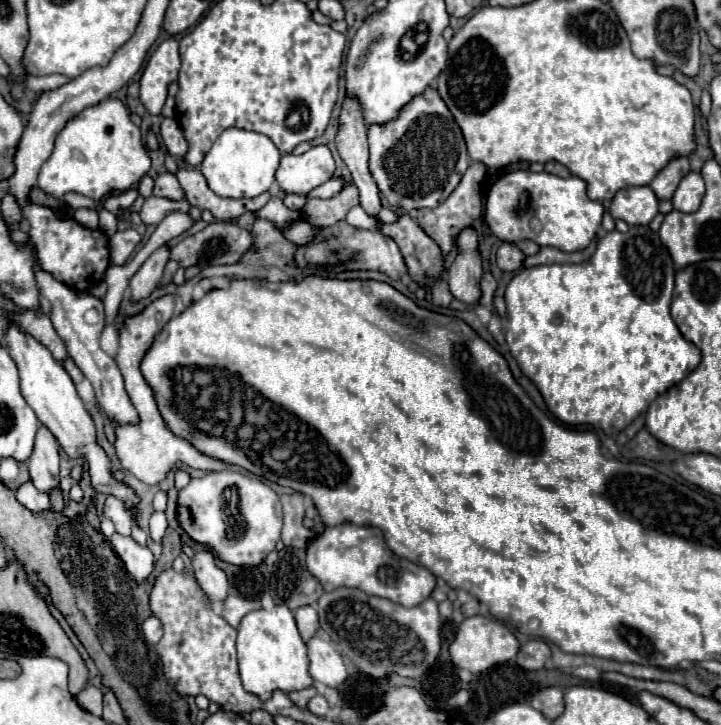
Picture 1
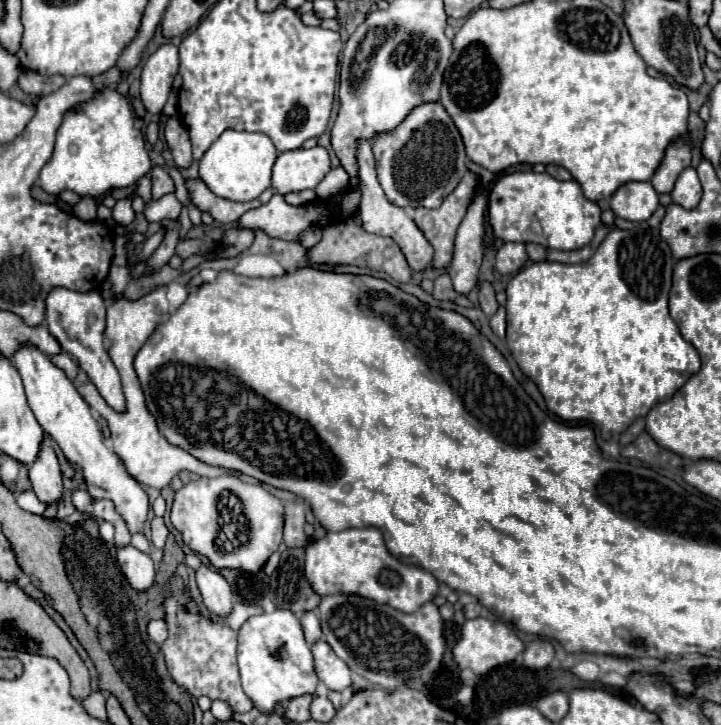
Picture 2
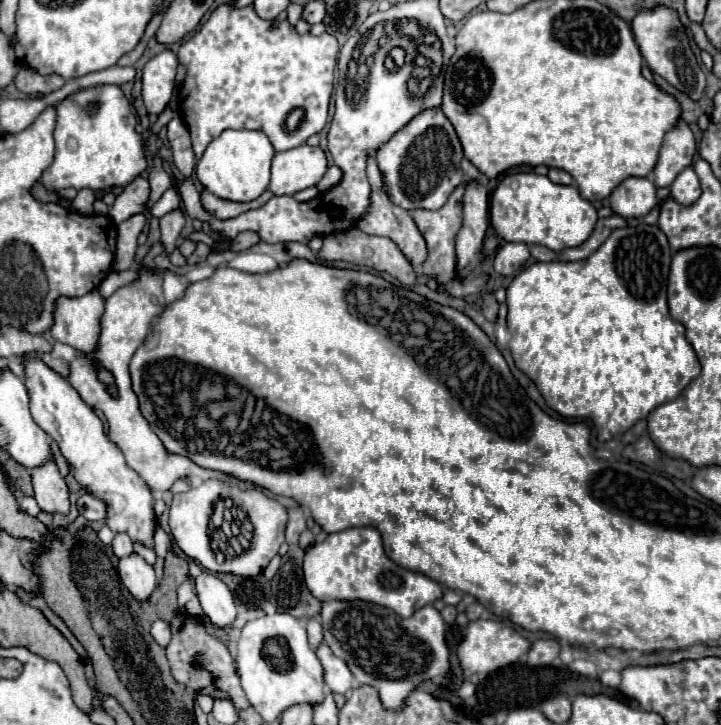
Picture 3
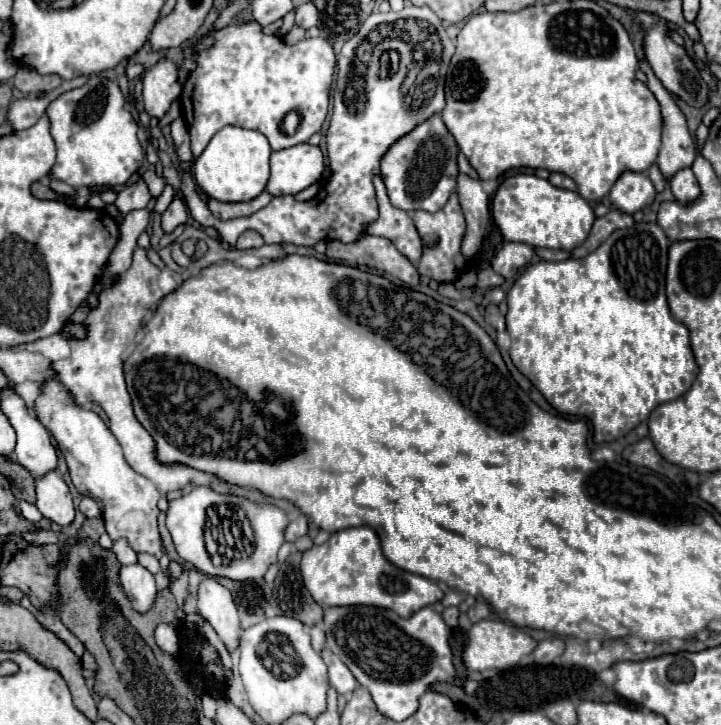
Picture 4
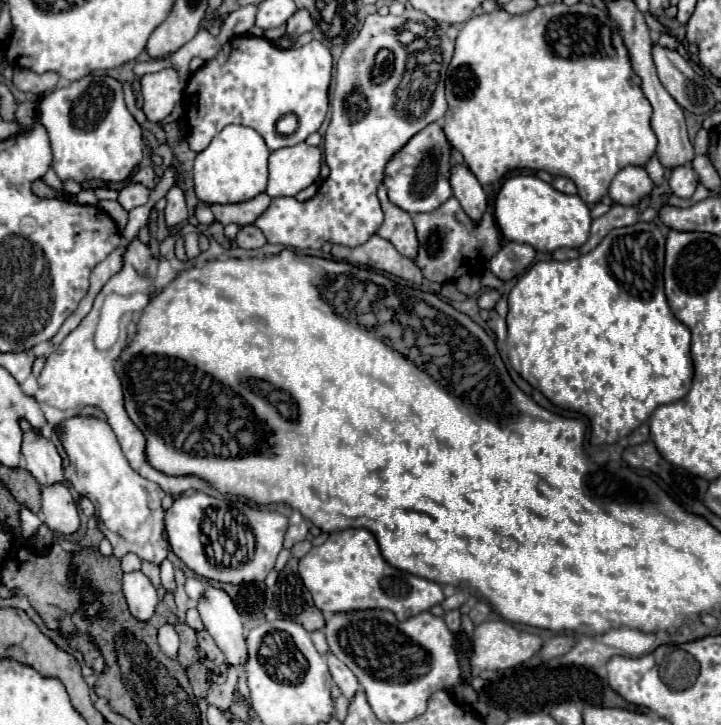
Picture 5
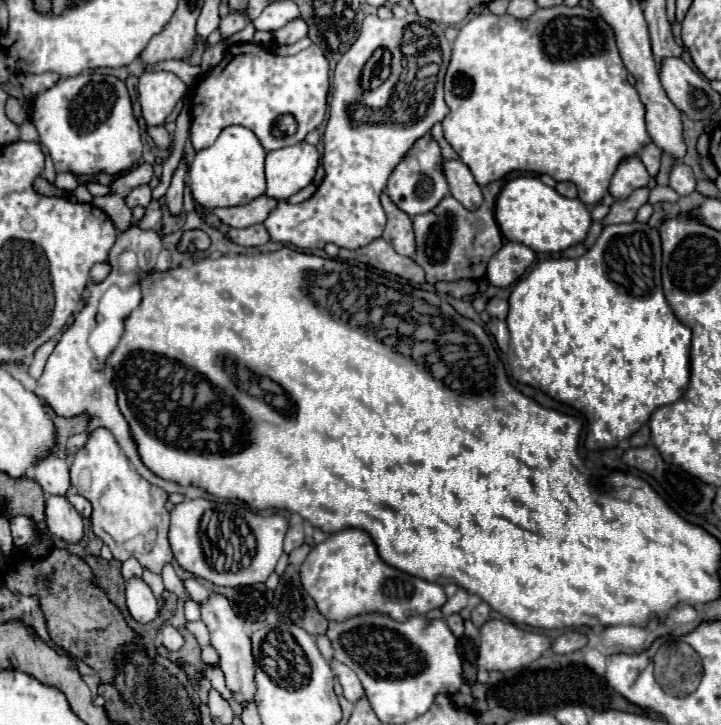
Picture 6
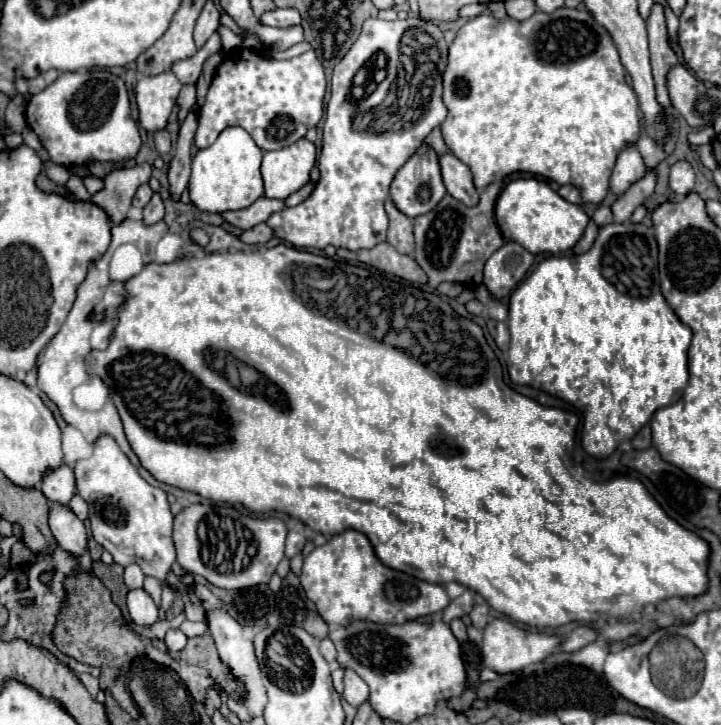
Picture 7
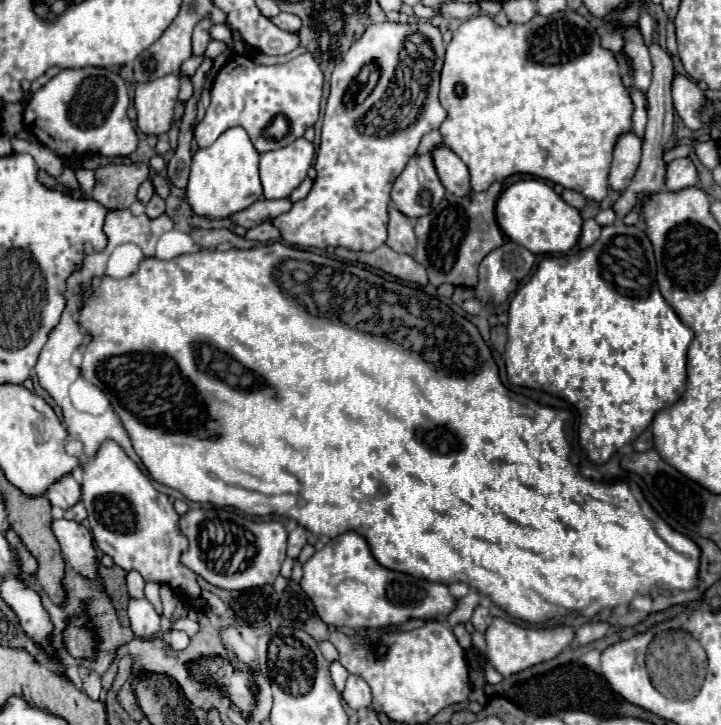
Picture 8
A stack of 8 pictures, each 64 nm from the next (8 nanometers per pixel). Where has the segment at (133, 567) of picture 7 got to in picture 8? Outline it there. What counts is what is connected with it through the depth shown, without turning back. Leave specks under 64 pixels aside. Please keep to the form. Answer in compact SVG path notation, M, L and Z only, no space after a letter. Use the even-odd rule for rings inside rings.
M130 570L126 576L126 584L128 584L130 596L142 596L144 594L144 578L140 576L140 572Z

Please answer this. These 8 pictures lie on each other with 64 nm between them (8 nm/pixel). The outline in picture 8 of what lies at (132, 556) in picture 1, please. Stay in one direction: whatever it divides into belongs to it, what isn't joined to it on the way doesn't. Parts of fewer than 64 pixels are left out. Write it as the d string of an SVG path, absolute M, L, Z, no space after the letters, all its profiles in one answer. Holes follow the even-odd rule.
M130 598L128 618L130 618L132 630L140 638L152 638L160 630L160 616L146 598Z

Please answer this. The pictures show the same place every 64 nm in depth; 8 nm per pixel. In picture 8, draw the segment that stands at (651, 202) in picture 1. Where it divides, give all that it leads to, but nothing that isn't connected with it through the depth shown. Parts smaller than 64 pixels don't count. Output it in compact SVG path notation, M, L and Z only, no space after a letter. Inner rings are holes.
M624 134L620 136L616 148L614 148L614 160L610 168L610 188L616 192L622 192L628 188L630 180L634 178L638 164L640 164L640 138L636 134Z

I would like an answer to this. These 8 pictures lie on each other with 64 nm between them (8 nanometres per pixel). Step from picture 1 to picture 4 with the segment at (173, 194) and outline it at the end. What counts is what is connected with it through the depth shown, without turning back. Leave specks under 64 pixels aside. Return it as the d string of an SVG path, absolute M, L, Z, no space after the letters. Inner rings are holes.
M148 170L148 172L144 172L144 182L148 184L148 188L150 188L150 194L152 194L154 198L158 198L158 196L162 194L164 186L166 186L166 180L164 180L164 176L158 176L154 170Z

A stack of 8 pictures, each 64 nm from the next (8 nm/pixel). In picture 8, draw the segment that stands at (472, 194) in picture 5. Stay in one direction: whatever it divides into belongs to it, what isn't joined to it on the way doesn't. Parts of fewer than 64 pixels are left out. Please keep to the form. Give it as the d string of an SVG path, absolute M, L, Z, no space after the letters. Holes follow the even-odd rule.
M440 146L432 152L436 172L444 184L444 188L454 196L468 196L470 194L470 174L466 172L466 164L446 146Z

